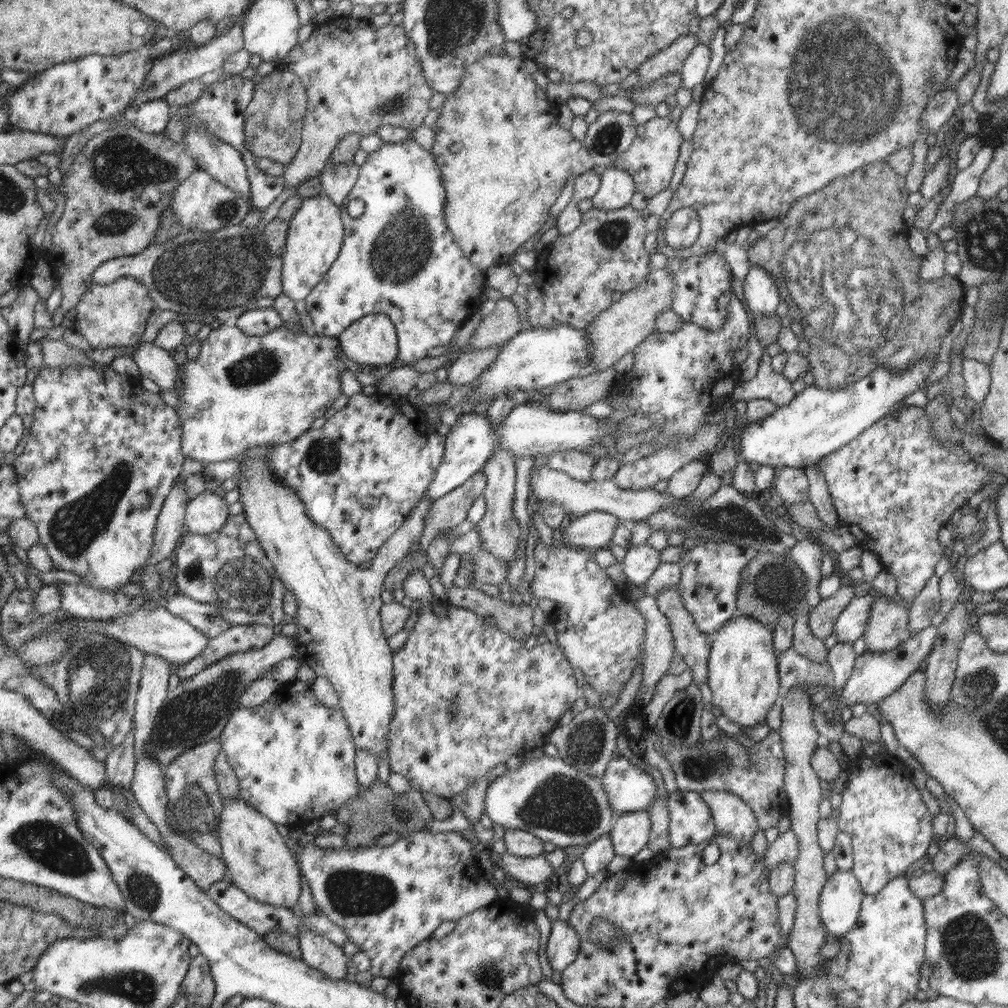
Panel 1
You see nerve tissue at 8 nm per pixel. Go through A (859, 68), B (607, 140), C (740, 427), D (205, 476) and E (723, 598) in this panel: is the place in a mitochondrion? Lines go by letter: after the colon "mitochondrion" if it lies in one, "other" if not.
A: mitochondrion
B: mitochondrion
C: other
D: other
E: other

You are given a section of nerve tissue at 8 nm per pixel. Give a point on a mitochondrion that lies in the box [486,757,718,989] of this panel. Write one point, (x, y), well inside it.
(566, 803)

